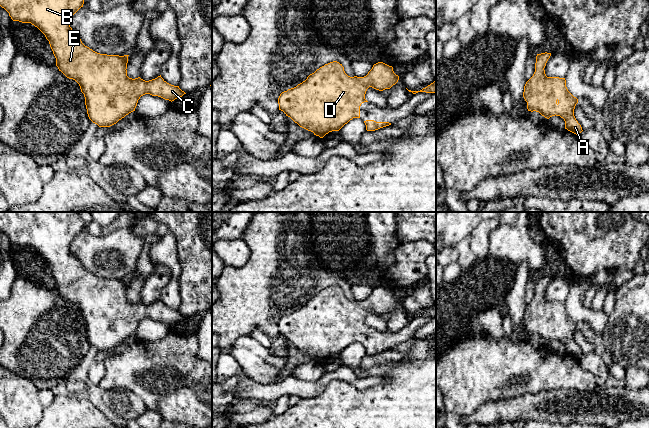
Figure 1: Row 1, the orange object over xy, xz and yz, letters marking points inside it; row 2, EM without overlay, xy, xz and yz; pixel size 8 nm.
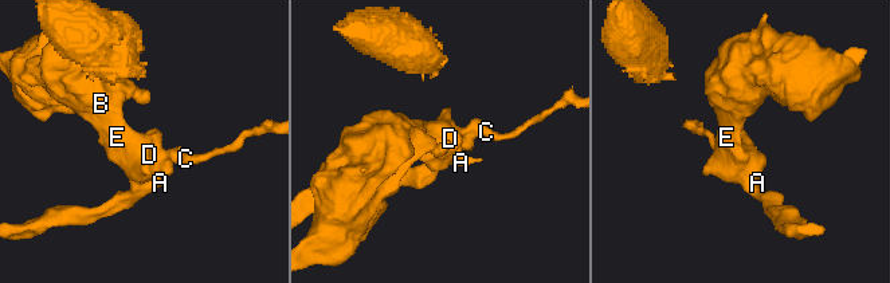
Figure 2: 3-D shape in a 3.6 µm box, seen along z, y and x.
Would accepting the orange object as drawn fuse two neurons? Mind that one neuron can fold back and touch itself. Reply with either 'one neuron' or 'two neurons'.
two neurons

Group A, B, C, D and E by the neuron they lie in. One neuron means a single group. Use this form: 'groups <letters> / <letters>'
groups A B D E / C

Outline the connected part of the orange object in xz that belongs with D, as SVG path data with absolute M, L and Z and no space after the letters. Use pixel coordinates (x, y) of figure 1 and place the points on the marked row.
M330 62L310 74L305 81L296 87L282 92L278 98L279 110L283 111L286 116L290 117L300 127L323 138L329 132L339 131L353 118L360 118L360 106L362 103L368 102L365 99L368 88L358 85L358 81L362 79L363 77L348 76L344 71L344 67L339 62Z

